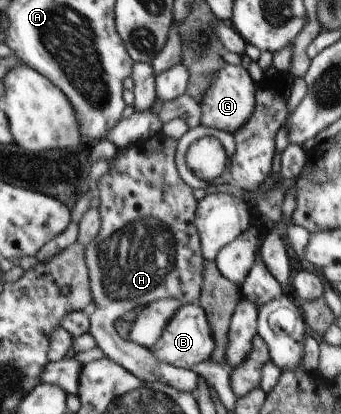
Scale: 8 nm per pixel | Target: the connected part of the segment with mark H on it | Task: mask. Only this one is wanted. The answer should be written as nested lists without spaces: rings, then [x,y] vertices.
[[[160,132],[145,141],[127,145],[125,149],[117,149],[115,157],[109,162],[108,173],[95,184],[96,195],[101,201],[98,207],[101,229],[97,238],[87,245],[84,252],[93,305],[89,312],[88,333],[95,338],[97,346],[106,358],[133,373],[143,383],[161,381],[181,393],[193,393],[199,383],[197,374],[192,370],[157,361],[148,348],[121,339],[113,327],[113,323],[119,323],[119,319],[123,319],[123,315],[131,315],[131,311],[137,313],[141,308],[161,299],[177,299],[181,304],[199,302],[205,261],[199,247],[199,233],[193,225],[198,202],[194,199],[193,189],[185,184],[176,169],[177,145],[177,139],[171,139]]]

